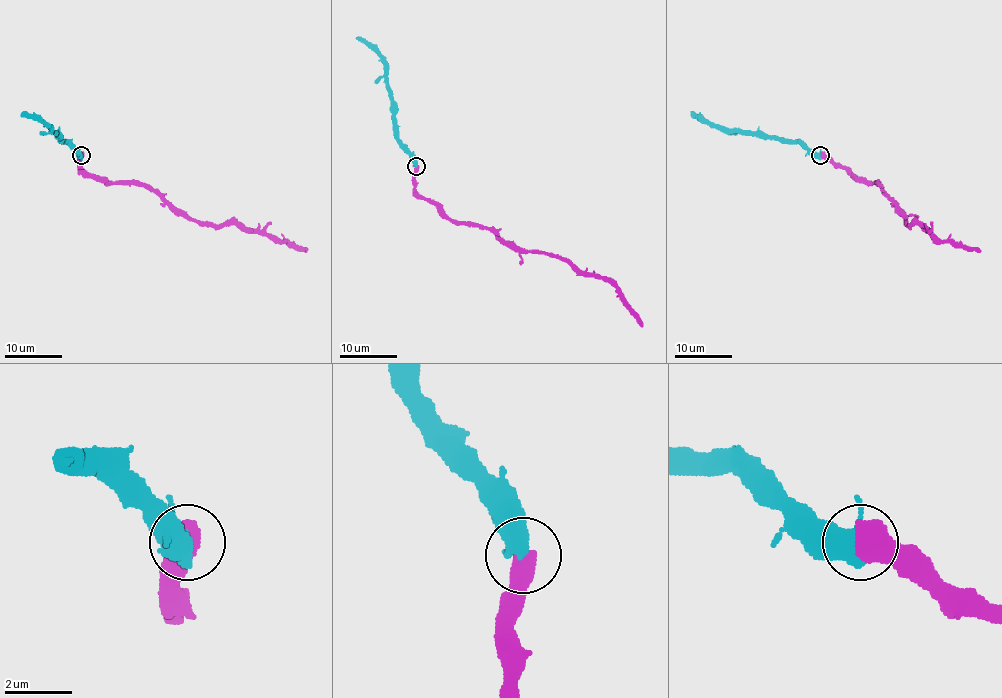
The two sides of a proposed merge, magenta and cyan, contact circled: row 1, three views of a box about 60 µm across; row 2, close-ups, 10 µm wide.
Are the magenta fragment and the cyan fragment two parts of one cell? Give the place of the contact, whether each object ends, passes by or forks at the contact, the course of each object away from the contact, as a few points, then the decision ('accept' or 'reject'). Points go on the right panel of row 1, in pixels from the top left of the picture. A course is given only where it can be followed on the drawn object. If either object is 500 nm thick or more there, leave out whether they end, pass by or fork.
(820, 155) | magenta via (820, 155), (844, 166), (854, 176), (876, 183), (897, 205), (910, 225), (919, 225), (941, 241), (980, 249) | cyan via (820, 155), (813, 155), (791, 139), (720, 130), (691, 112) | accept

